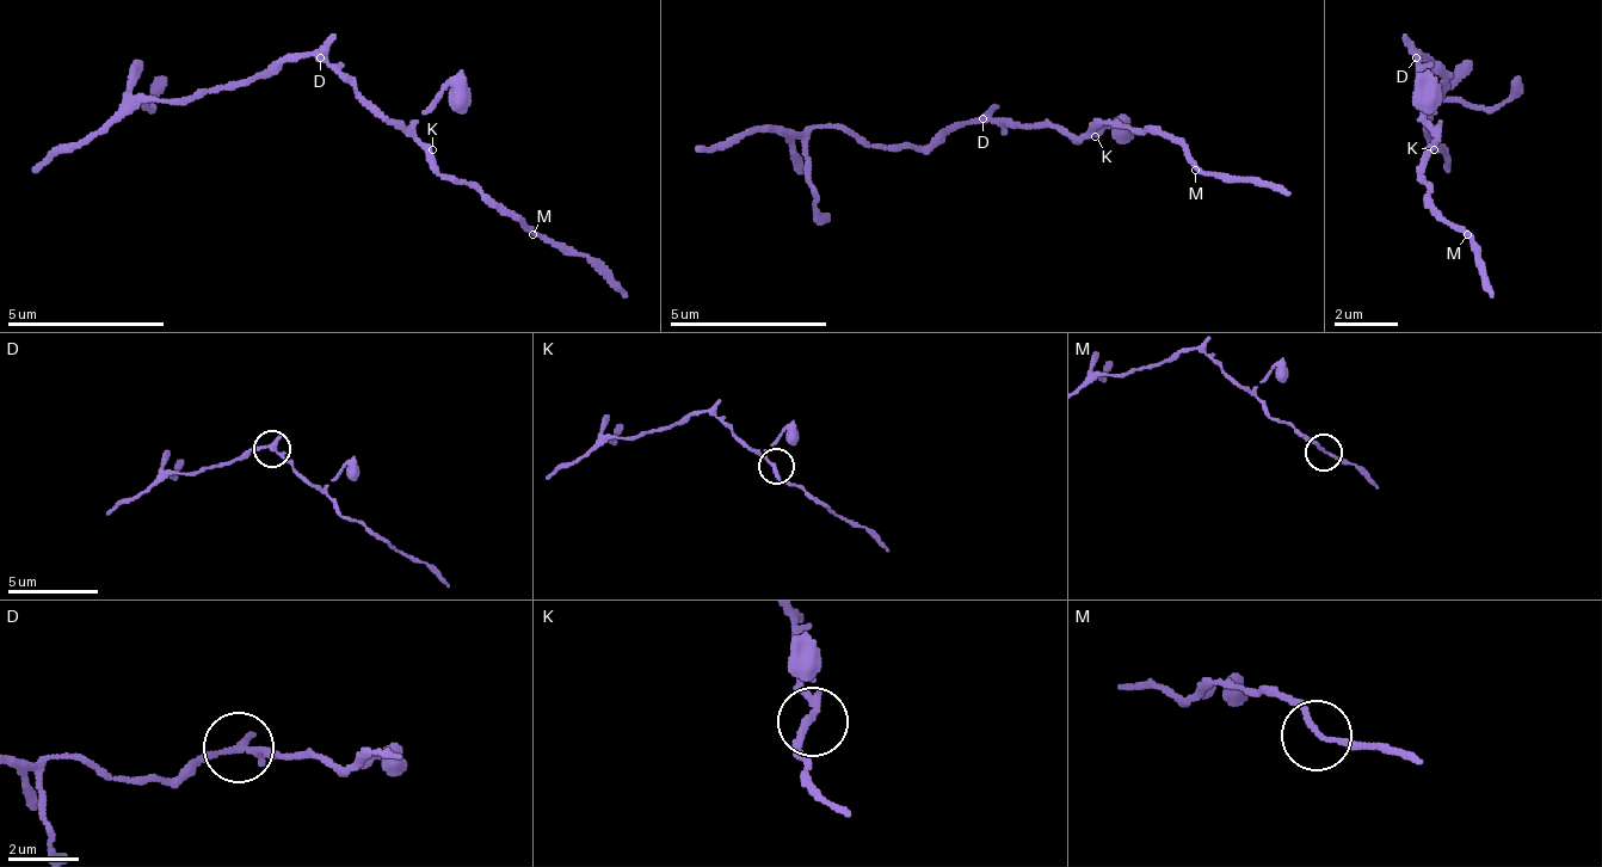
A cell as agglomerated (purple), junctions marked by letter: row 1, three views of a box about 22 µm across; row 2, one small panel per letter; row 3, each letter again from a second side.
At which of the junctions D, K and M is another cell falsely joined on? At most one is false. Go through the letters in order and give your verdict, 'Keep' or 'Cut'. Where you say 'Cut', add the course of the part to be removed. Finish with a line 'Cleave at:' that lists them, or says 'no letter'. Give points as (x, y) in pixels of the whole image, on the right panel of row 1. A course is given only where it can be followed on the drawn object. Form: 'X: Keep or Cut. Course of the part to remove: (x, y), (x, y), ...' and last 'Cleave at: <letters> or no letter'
D: Cut. Course of the part to remove: (1418, 55), (1442, 79), (1427, 103), (1449, 173)
K: Keep
M: Keep
Cleave at: D

